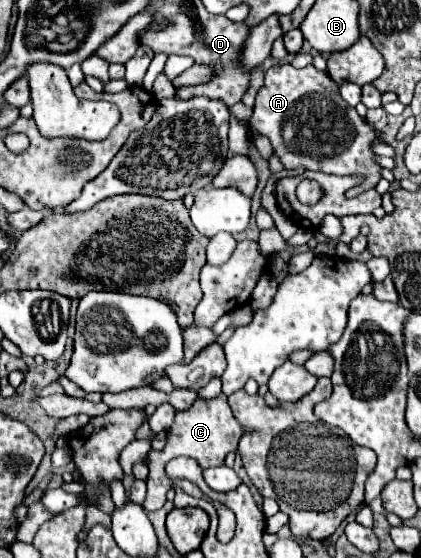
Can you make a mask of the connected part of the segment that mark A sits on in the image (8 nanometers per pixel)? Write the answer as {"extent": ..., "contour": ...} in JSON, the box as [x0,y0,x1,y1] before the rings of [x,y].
{"extent":[249,64,383,198],"contour":[[[279,64],[269,68],[265,84],[257,92],[249,124],[271,140],[273,152],[283,162],[285,170],[305,168],[331,174],[365,174],[365,182],[348,190],[347,198],[375,188],[383,178],[383,168],[375,160],[377,154],[373,150],[381,132],[361,118],[355,108],[345,106],[339,86],[327,72],[319,72],[315,66],[297,70],[291,64]]]}

